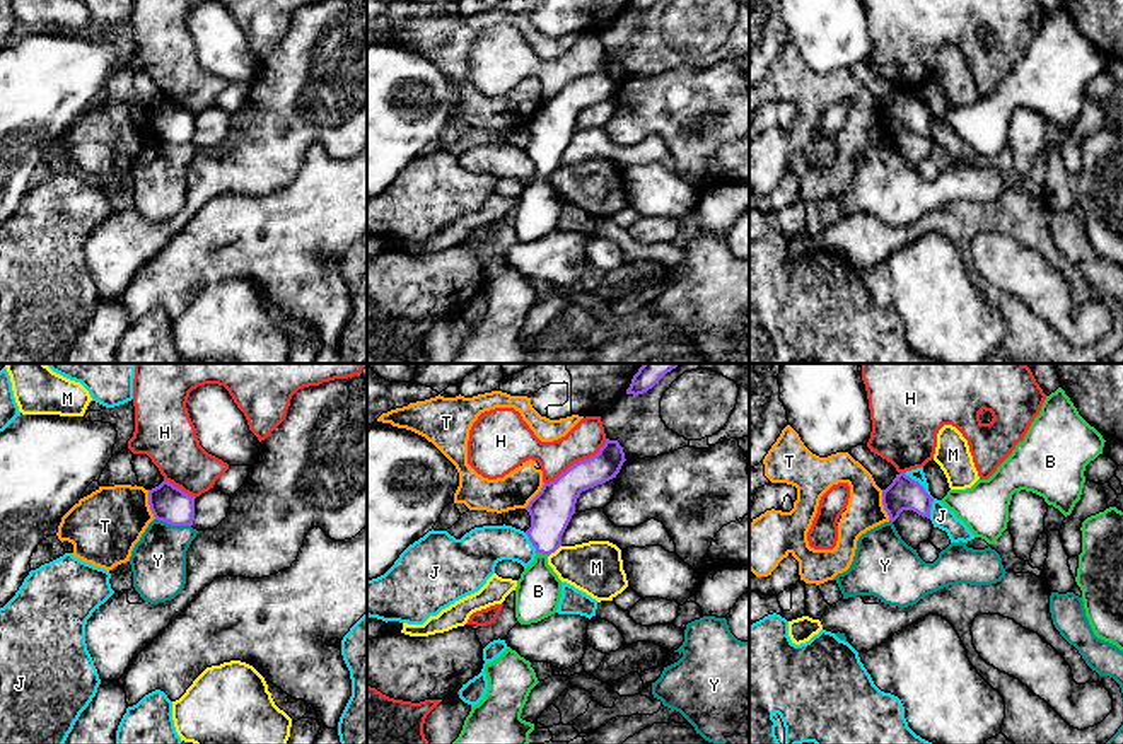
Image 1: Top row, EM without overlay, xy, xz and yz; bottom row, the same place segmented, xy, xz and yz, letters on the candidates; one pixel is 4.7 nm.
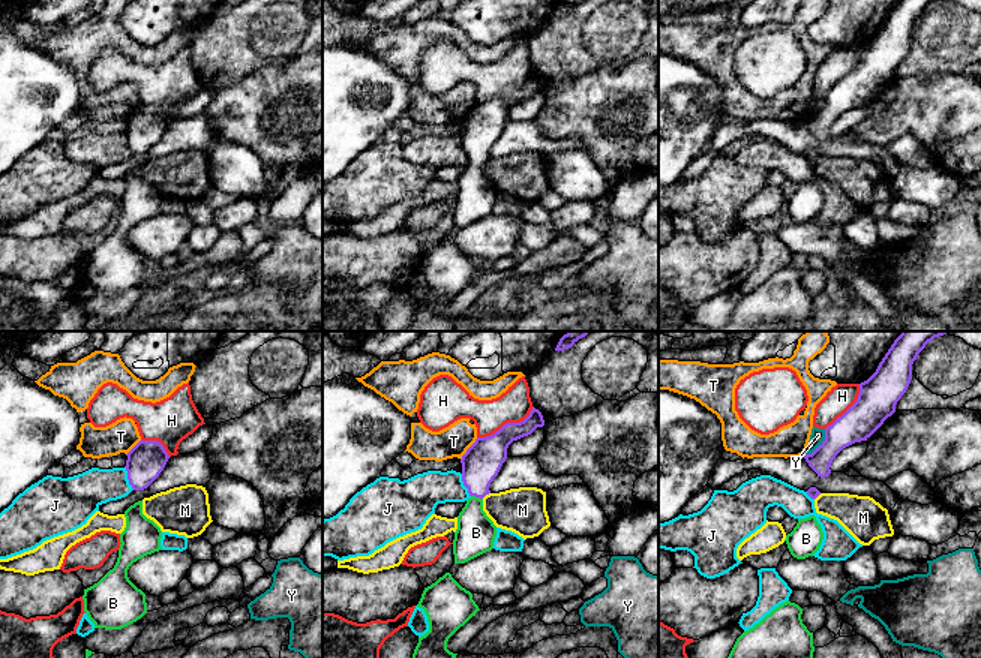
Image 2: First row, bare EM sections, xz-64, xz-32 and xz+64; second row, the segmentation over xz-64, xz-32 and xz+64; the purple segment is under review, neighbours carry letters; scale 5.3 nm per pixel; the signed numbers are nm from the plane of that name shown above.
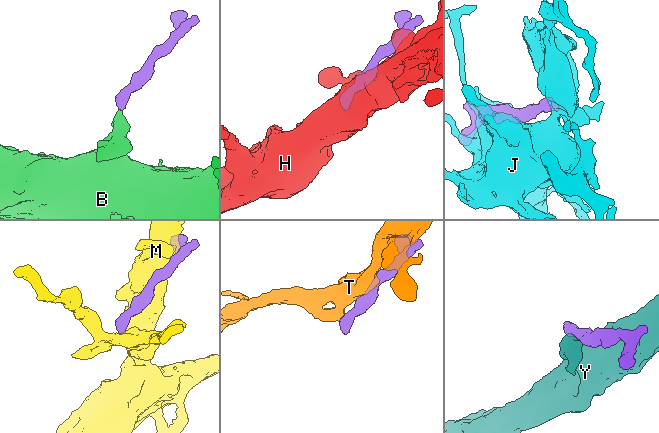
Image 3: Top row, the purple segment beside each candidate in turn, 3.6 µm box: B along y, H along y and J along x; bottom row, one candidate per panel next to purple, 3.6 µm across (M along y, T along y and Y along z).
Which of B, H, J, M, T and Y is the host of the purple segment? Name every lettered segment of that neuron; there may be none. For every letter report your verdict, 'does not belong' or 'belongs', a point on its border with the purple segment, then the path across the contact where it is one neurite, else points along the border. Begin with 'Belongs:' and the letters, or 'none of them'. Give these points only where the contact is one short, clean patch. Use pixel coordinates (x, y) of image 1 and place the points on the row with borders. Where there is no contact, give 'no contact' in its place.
Belongs: B
B: belongs | xz (543, 553) | across xz (552, 509), (543, 553), (538, 591)
H: does not belong | xz (579, 461)
J: does not belong | yz (927, 494)
M: does not belong | xz (553, 552)
T: does not belong | yz (883, 504) | along yz (881, 490), (881, 504), (890, 519)
Y: does not belong | xy (173, 524) | along xy (156, 517), (171, 524), (190, 526)

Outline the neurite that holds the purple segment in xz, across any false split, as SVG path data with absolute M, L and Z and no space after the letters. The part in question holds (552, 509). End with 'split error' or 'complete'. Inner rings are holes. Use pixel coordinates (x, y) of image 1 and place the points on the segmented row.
M606 439L596 456L572 464L555 481L544 483L526 507L531 515L526 534L536 556L515 587L515 618L521 625L538 623L556 613L562 580L548 565L548 556L562 546L580 493L616 478L625 461L620 442Z | split error

